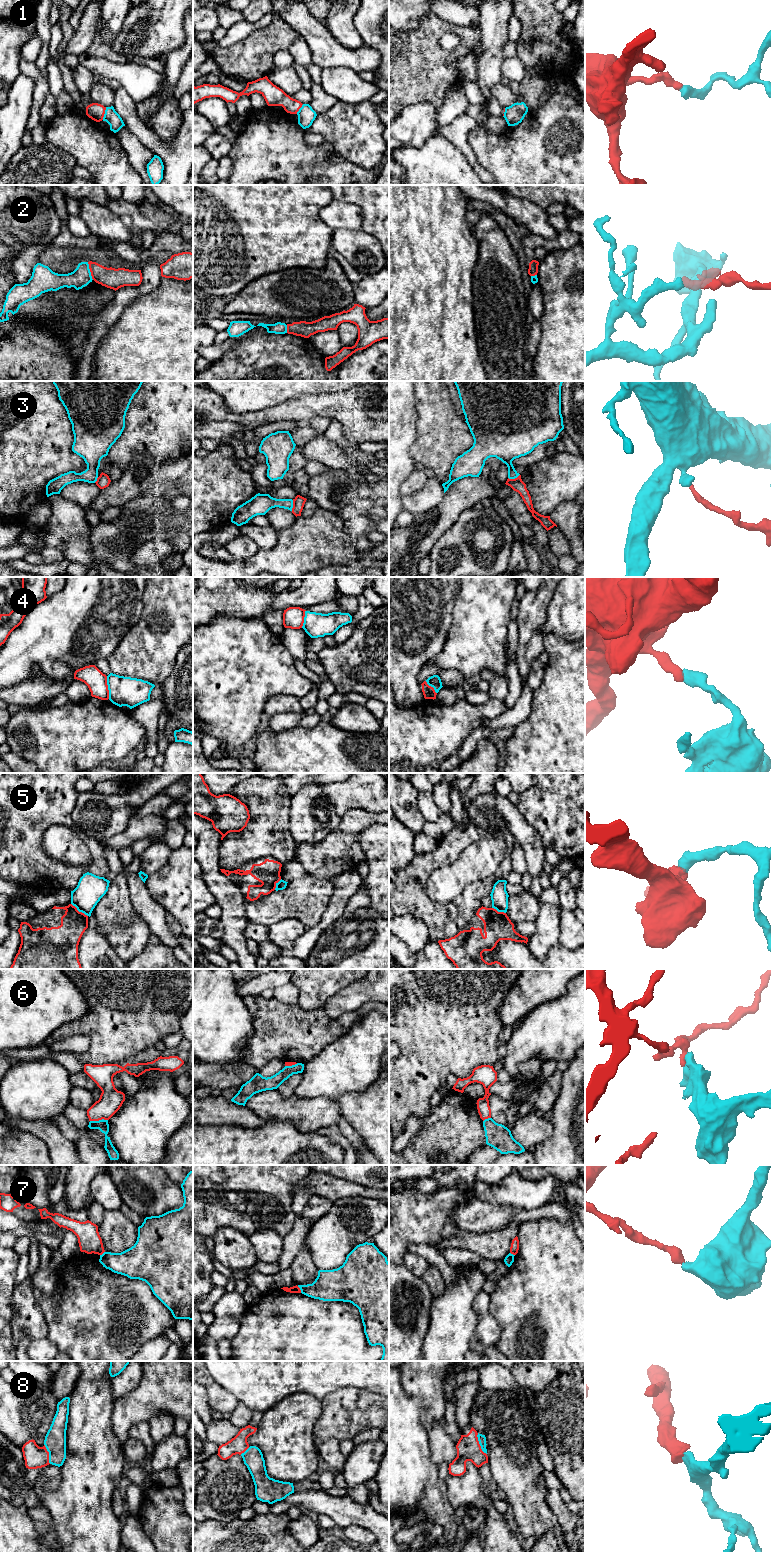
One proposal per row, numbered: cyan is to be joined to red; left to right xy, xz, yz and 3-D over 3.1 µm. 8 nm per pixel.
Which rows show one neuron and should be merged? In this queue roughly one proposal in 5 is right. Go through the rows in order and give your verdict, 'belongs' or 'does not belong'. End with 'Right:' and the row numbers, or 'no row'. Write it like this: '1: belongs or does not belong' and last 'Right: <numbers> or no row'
1: does not belong
2: does not belong
3: does not belong
4: does not belong
5: does not belong
6: does not belong
7: does not belong
8: belongs
Right: 8

